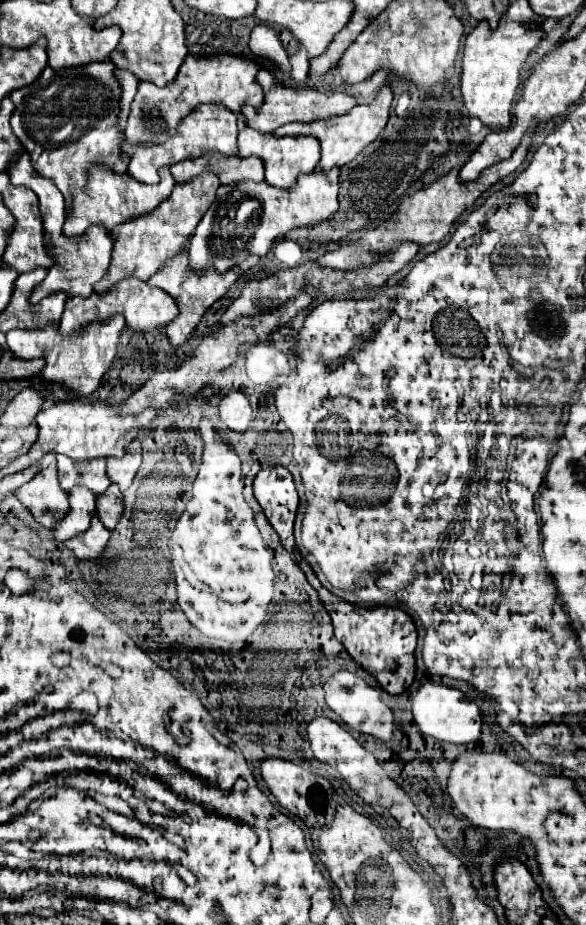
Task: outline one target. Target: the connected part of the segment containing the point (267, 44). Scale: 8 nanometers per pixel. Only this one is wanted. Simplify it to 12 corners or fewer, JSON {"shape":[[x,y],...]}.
{"shape":[[253,28],[249,48],[291,74],[289,56],[275,30]]}

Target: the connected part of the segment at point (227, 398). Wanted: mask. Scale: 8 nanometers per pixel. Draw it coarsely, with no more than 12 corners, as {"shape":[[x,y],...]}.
{"shape":[[239,390],[221,400],[221,420],[229,430],[247,430],[253,410]]}

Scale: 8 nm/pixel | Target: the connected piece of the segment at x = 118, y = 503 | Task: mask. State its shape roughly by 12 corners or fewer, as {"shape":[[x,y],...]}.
{"shape":[[111,484],[97,498],[97,516],[107,530],[123,516],[123,494]]}

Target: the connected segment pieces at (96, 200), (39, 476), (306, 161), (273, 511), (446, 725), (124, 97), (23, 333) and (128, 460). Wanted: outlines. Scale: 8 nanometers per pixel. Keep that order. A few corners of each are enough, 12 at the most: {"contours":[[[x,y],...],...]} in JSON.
{"contours":[[[95,166],[63,234],[111,230],[145,216],[175,182],[161,168],[149,186]],[[55,460],[15,494],[49,530],[69,512]],[[239,132],[239,156],[265,164],[265,182],[289,190],[319,164],[313,136]],[[287,468],[255,476],[255,498],[277,534],[293,534],[299,506]],[[427,682],[411,710],[419,730],[467,744],[481,712],[461,690]],[[123,68],[113,76],[121,86],[119,128],[127,126],[129,106],[137,92],[137,78]],[[11,330],[7,344],[13,356],[43,356],[35,330]],[[135,438],[121,458],[107,460],[107,476],[123,492],[141,466]]]}

